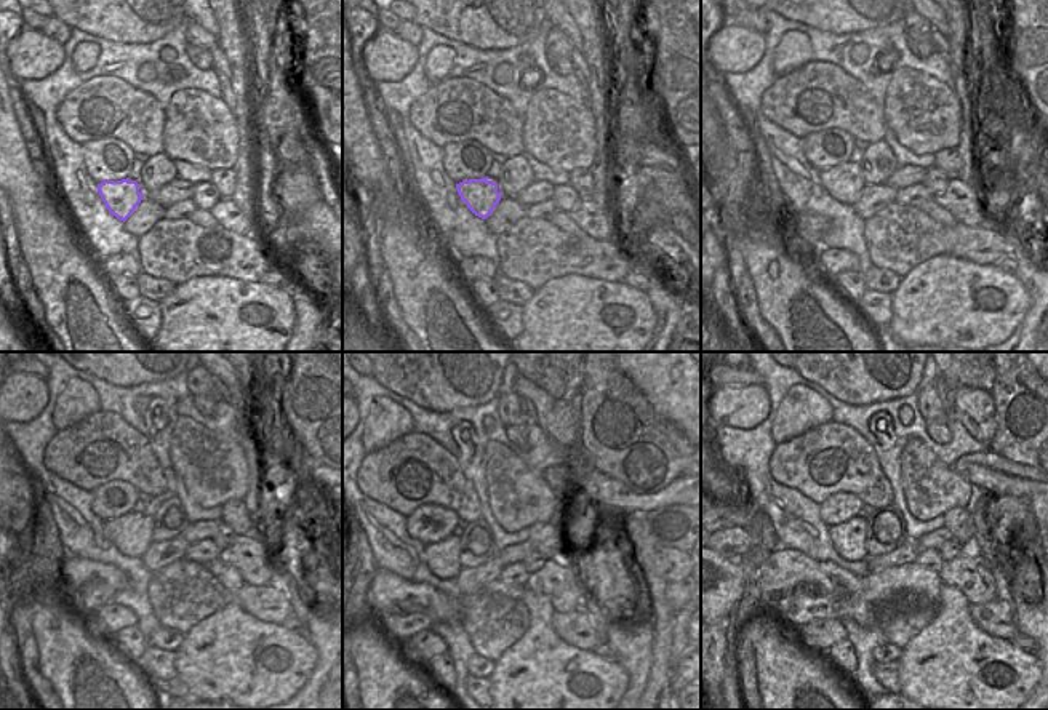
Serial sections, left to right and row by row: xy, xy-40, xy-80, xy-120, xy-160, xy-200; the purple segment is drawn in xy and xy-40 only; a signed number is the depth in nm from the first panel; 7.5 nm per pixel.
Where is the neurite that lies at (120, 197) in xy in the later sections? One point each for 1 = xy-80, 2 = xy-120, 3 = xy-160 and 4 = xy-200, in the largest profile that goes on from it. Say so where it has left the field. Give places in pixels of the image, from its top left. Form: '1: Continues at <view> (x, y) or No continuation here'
1: Continues at xy-80 (834, 179)
2: Continues at xy-120 (117, 531)
3: Continues at xy-160 (480, 525)
4: Continues at xy-200 (847, 517)

